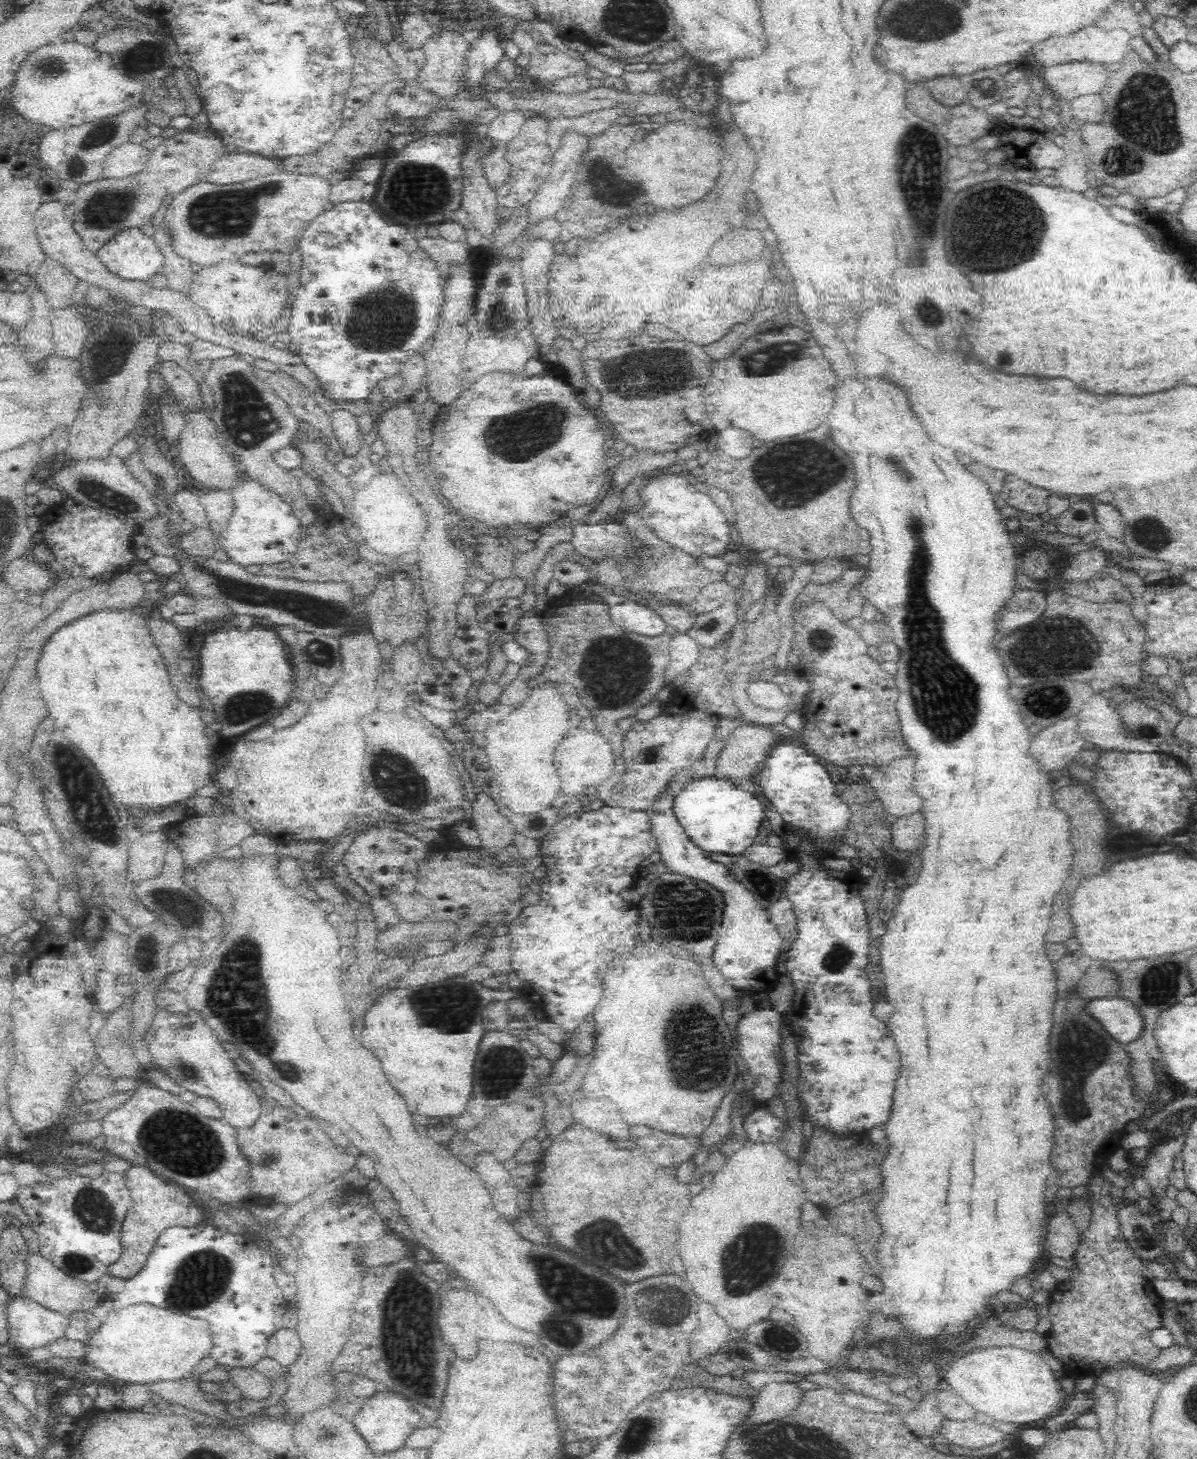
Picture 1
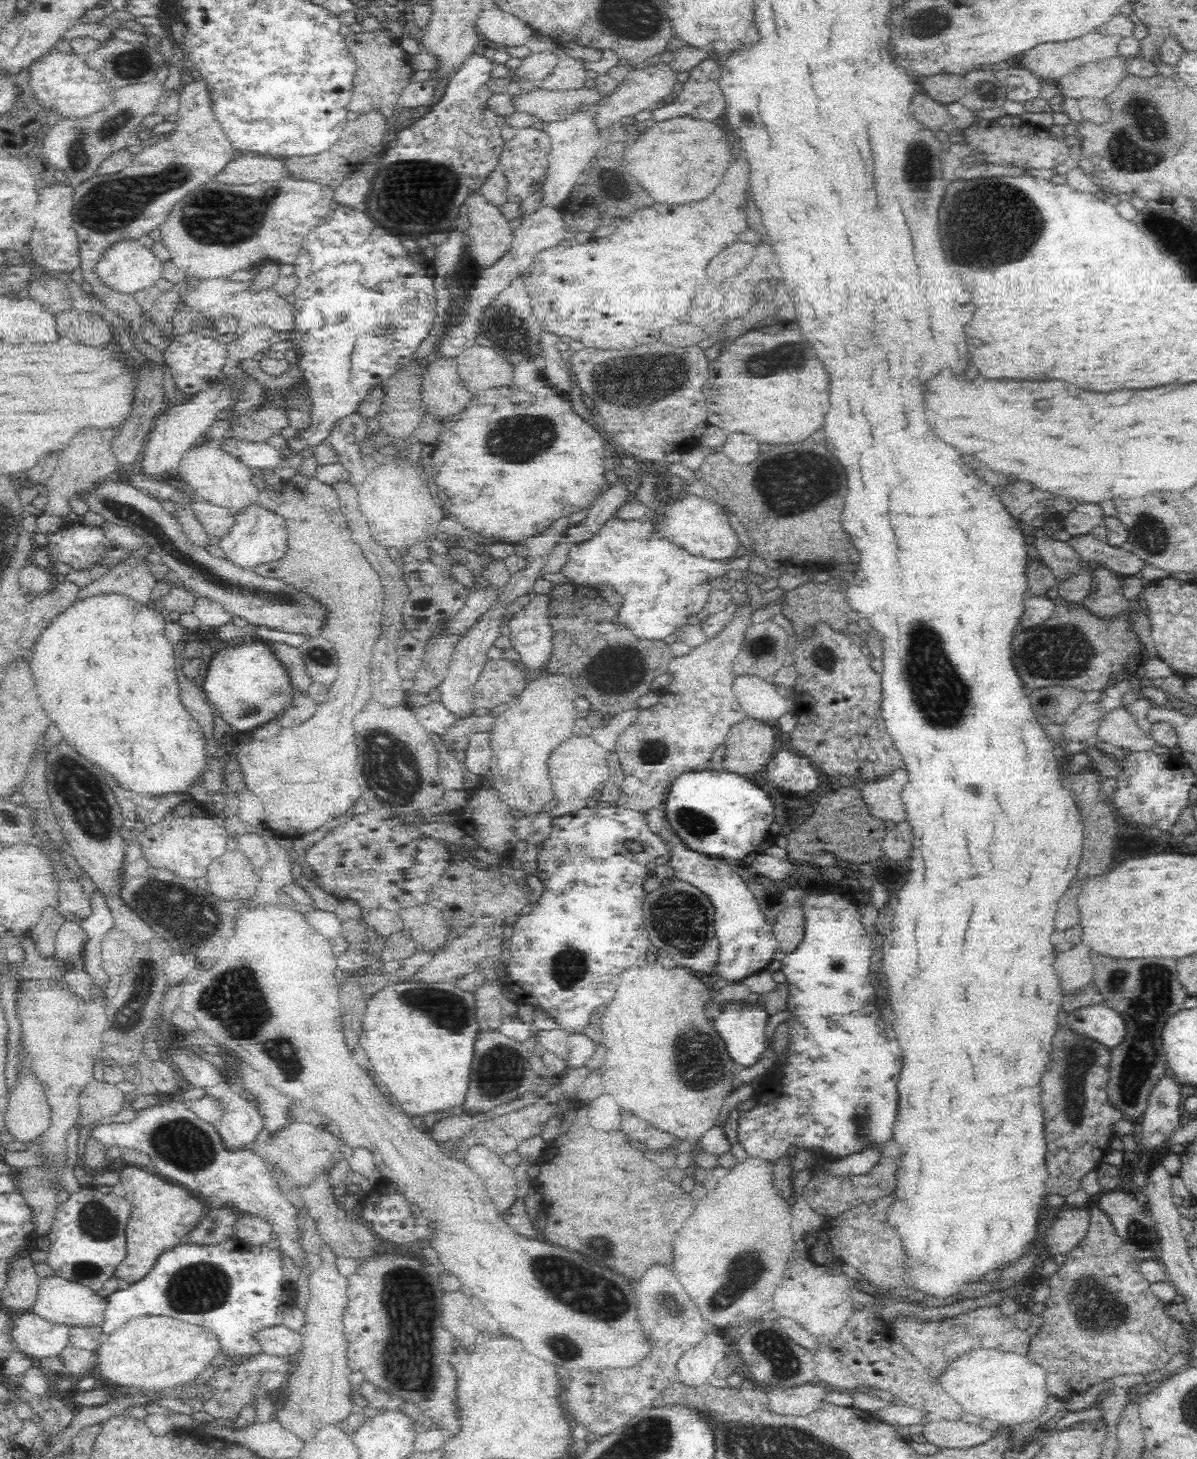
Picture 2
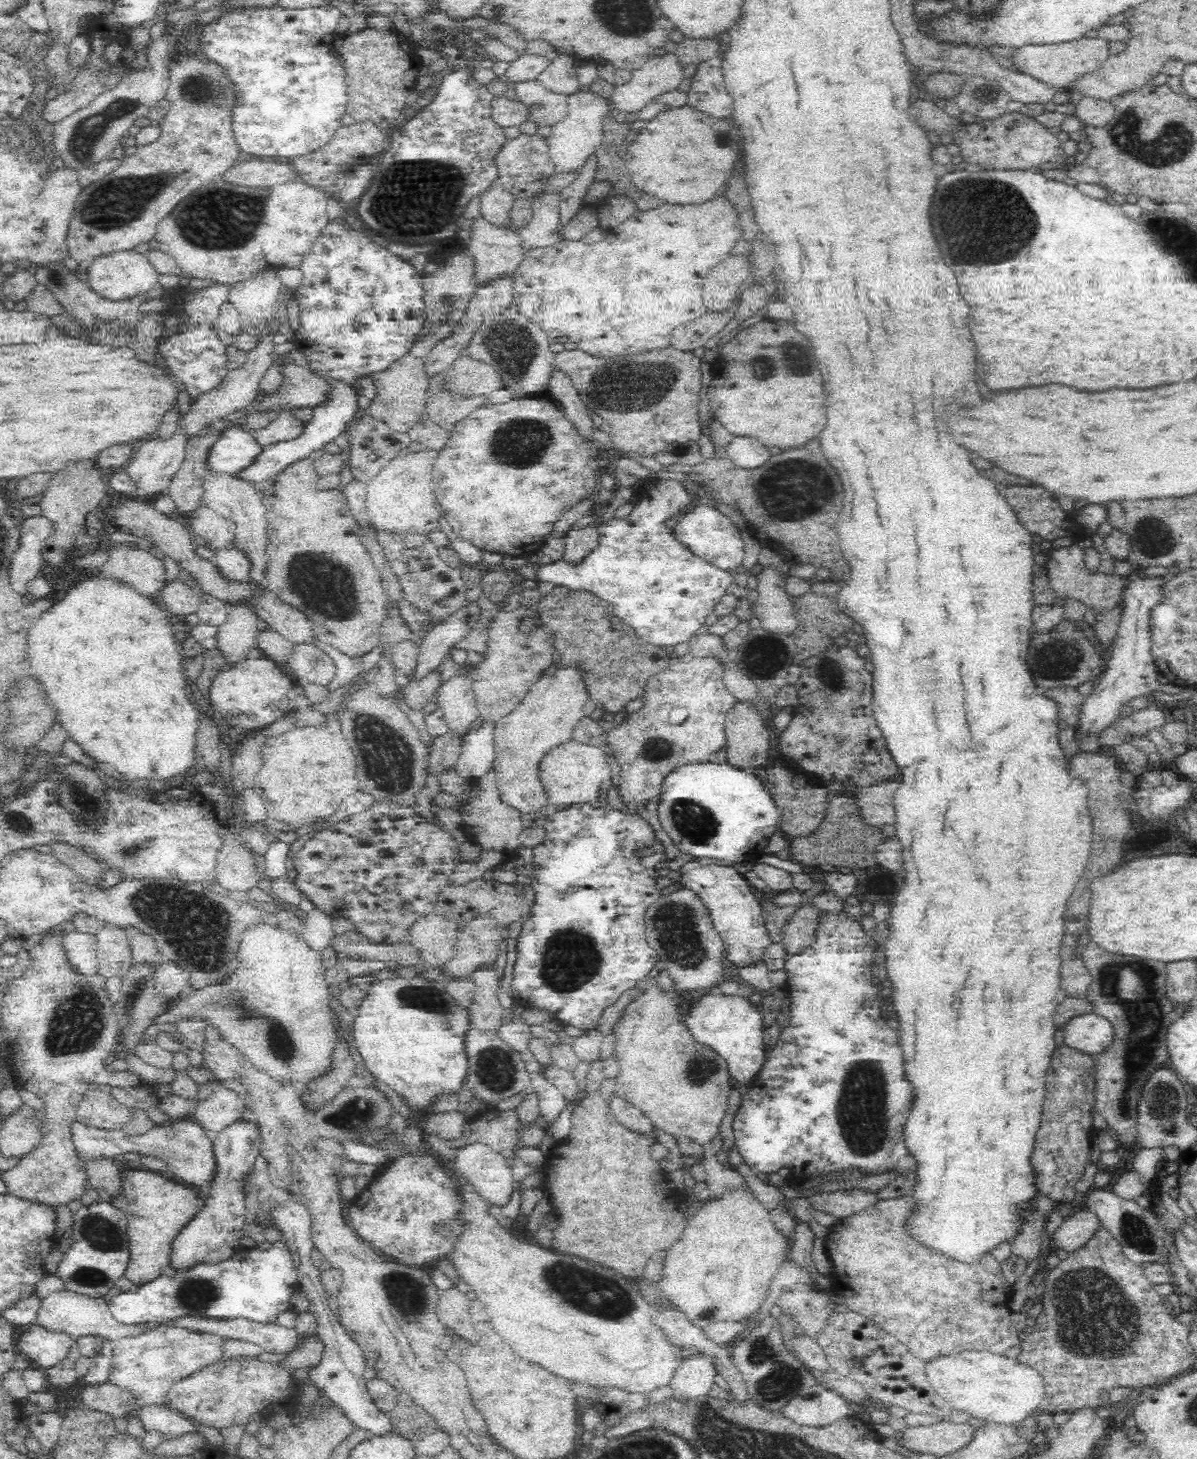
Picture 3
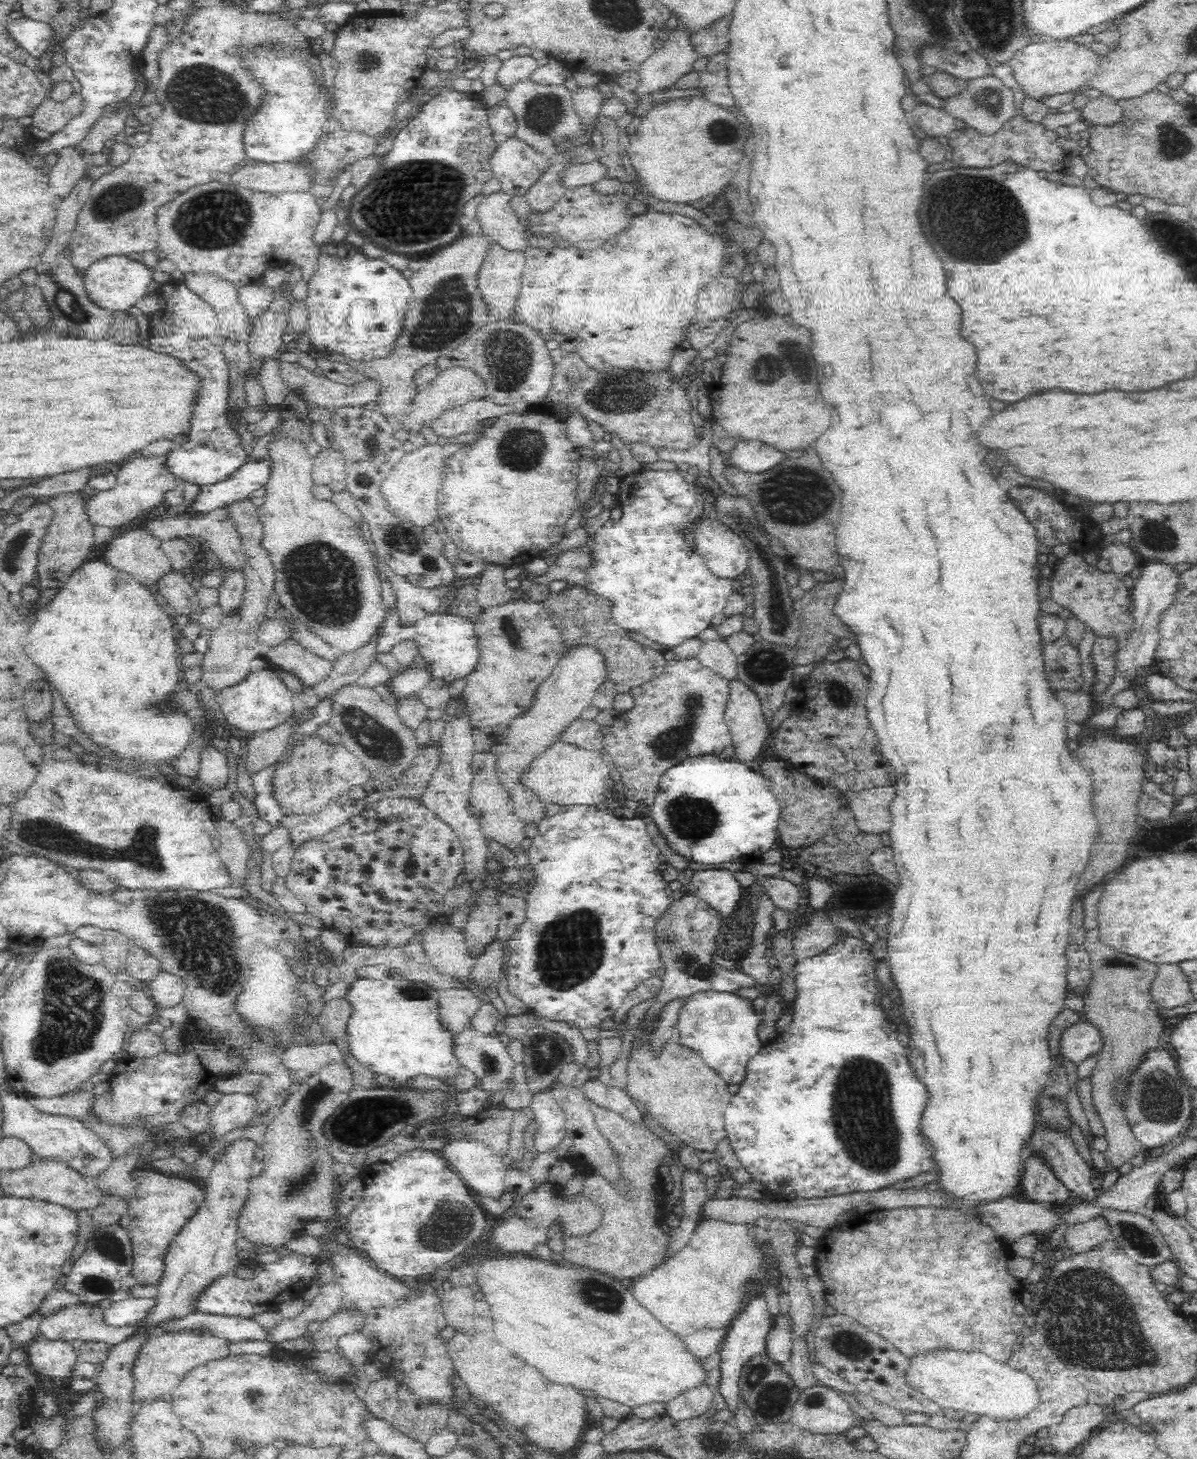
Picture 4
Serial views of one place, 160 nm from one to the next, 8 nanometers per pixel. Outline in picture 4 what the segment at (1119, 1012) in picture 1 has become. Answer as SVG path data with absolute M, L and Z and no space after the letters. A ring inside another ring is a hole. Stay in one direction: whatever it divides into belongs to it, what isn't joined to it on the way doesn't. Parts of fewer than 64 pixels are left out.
M1081 1020L1064 1029L1059 1054L1078 1065L1092 1054L1100 1052L1102 1046L1104 1046L1102 1031L1090 1021Z

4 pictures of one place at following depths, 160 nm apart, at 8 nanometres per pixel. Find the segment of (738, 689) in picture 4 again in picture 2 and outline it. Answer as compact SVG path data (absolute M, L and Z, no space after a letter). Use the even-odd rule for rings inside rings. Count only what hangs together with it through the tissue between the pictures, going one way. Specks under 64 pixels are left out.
M746 718L730 728L722 766L740 776L760 772L772 758L774 740L777 738L770 724Z

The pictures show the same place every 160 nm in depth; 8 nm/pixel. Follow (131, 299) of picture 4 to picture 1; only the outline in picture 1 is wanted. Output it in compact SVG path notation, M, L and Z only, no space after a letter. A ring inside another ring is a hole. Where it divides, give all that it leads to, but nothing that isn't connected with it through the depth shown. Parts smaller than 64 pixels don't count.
M140 227L120 229L96 253L112 273L128 280L146 281L164 265L159 244Z

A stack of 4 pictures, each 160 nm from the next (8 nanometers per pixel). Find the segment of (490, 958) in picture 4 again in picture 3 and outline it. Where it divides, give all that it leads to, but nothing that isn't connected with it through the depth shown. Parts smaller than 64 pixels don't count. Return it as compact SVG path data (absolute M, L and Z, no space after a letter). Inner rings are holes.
M481 969L471 978L475 983L474 996L468 1006L471 1026L481 1031L495 1031L506 1015L498 999L500 978L495 969Z

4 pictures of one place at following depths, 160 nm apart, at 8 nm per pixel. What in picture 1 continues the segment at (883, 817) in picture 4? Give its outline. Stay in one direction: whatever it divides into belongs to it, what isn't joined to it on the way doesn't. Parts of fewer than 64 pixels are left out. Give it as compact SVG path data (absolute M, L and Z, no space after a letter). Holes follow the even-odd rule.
M908 754L879 766L872 774L870 786L890 820L921 810L924 804L914 784L914 760L915 755Z

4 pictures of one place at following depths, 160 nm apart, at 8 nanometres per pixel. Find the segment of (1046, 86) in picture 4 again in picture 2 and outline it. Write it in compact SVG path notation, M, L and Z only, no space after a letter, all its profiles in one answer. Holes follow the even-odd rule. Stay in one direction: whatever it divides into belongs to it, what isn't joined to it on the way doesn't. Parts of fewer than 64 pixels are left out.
M1090 31L1090 34L1086 33L1086 36L1080 36L1076 40L1065 40L1064 42L1060 42L1060 44L1037 44L1034 48L1024 53L1021 63L1024 68L1033 72L1041 80L1053 82L1083 64L1118 57L1120 55L1118 52L1119 42L1120 34L1107 36L1099 31Z

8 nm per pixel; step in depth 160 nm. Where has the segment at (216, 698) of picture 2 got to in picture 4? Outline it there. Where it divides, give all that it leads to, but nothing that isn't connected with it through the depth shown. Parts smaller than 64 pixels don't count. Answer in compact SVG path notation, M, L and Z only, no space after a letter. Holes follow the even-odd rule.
M266 667L258 672L250 671L240 682L225 686L216 692L218 704L224 713L227 724L253 733L267 731L291 720L296 715L293 709L291 691L276 675L275 667Z

